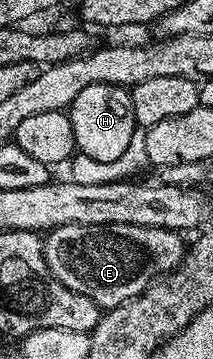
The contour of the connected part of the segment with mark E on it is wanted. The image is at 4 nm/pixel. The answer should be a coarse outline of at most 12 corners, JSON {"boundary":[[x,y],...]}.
{"boundary":[[53,228],[45,261],[107,310],[174,271],[177,231]]}

